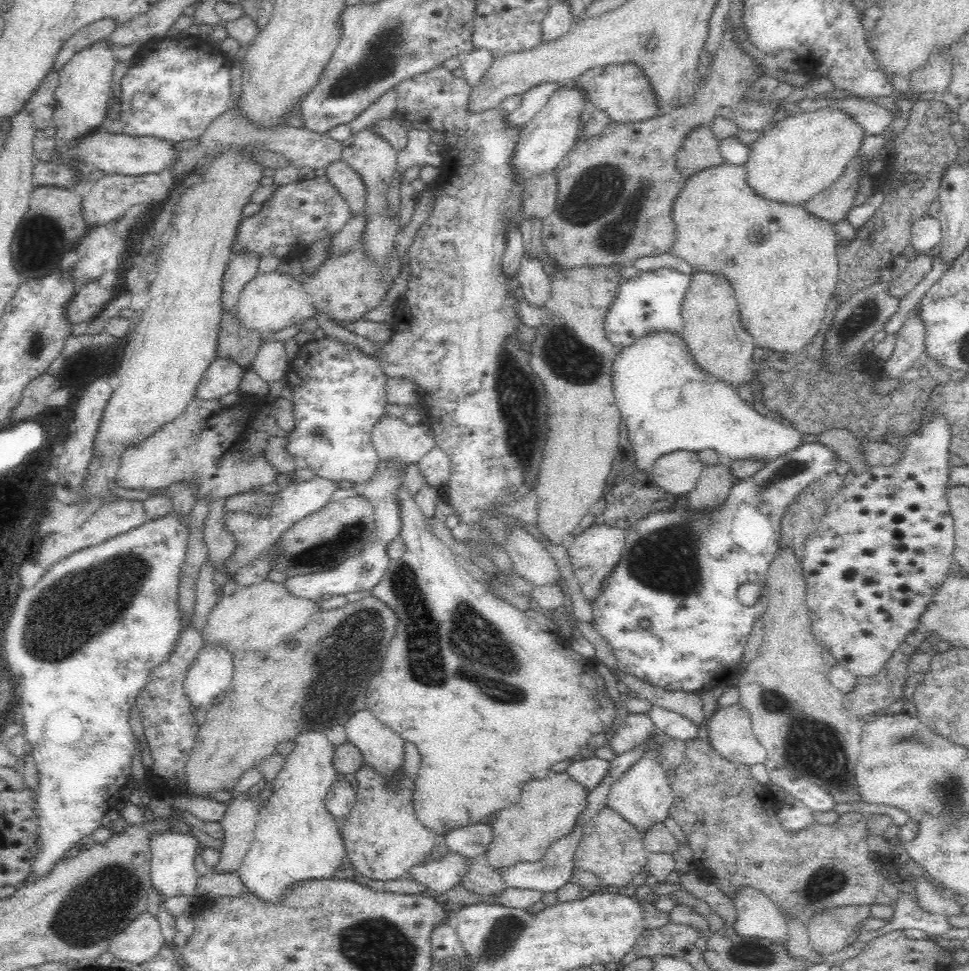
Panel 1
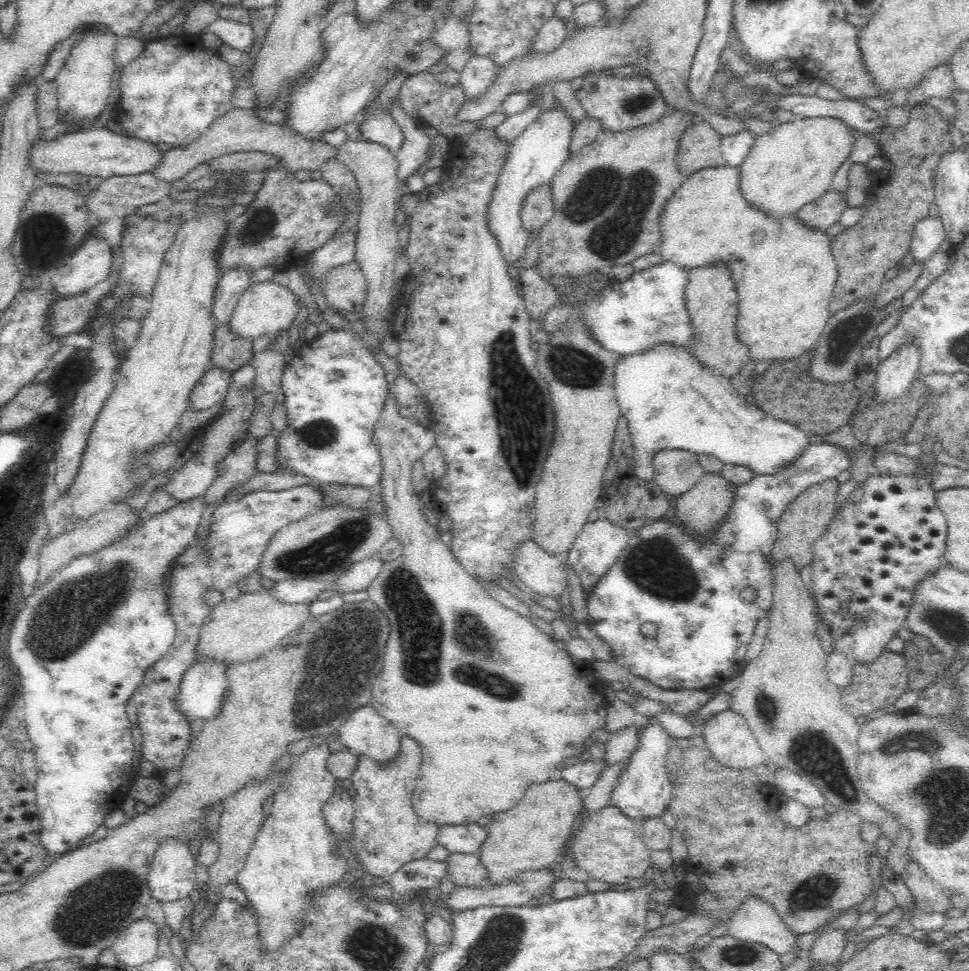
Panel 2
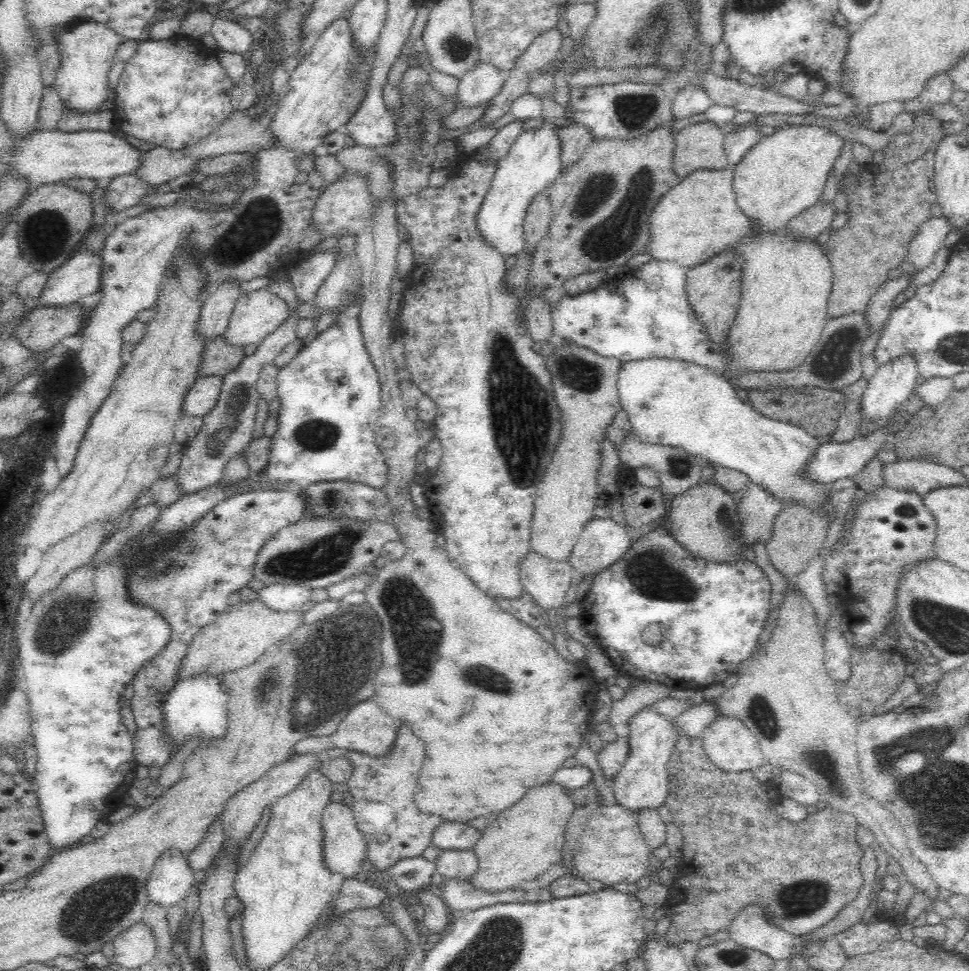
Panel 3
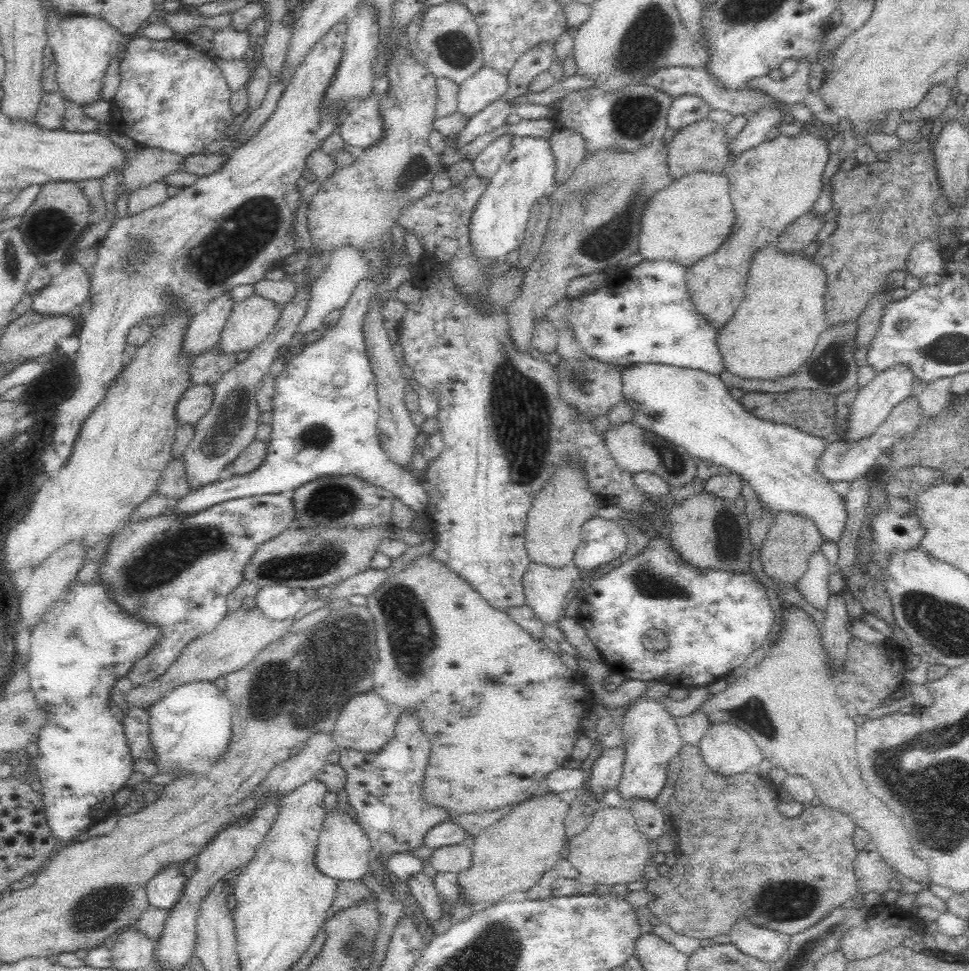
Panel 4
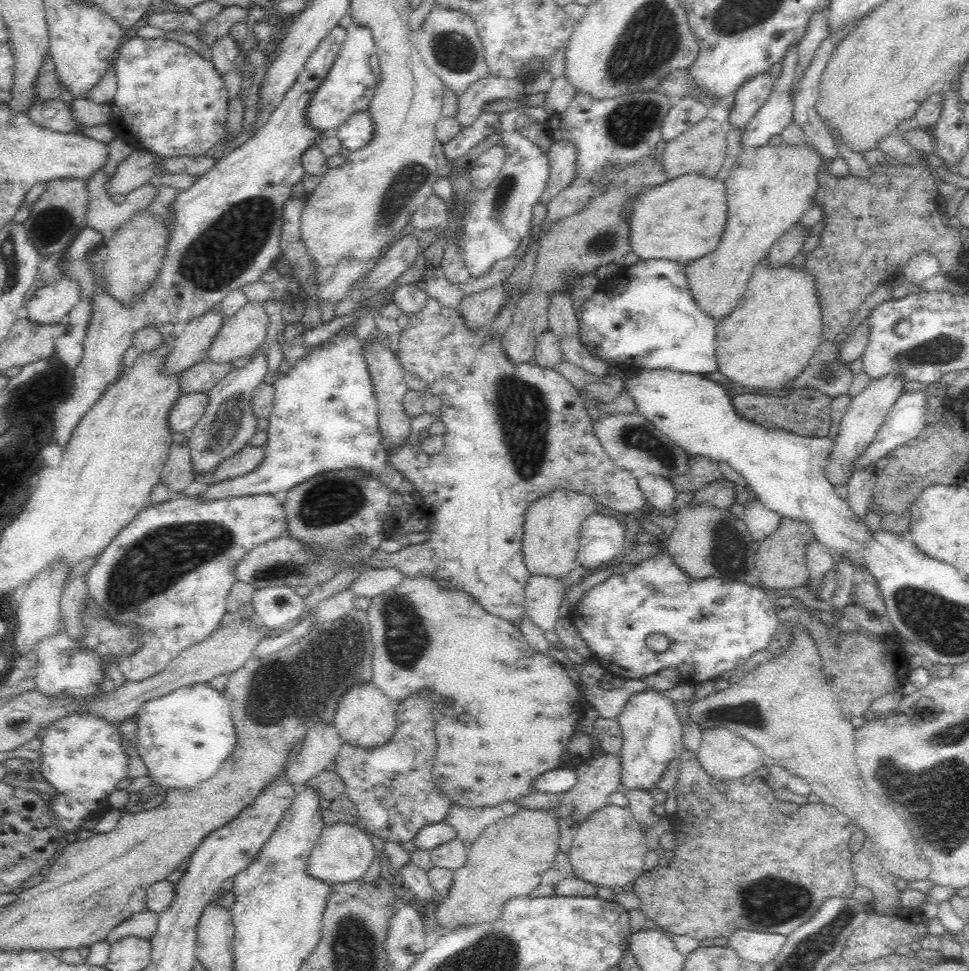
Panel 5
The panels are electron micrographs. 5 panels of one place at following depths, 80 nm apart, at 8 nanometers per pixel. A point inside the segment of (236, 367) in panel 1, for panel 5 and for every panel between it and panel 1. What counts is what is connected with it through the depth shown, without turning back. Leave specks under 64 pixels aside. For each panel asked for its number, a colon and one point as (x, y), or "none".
2: (211, 388)
3: (201, 397)
4: (195, 401)
5: (187, 410)

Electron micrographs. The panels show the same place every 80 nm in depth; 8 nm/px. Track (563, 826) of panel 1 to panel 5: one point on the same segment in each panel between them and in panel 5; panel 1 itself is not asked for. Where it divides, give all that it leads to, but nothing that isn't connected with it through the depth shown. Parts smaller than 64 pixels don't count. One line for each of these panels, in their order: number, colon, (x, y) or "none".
2: (528, 836)
3: (525, 840)
4: (512, 854)
5: (508, 859)

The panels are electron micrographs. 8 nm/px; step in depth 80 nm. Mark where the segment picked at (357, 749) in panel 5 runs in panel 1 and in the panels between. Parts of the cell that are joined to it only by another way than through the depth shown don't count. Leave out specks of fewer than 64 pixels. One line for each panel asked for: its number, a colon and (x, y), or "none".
1: (383, 837)
2: (387, 832)
3: (393, 828)
4: (385, 788)

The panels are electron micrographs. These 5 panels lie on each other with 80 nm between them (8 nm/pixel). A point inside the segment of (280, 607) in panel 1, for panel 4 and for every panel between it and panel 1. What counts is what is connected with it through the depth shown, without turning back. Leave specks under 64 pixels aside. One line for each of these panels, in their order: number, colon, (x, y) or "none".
2: (236, 631)
3: (240, 635)
4: (241, 635)

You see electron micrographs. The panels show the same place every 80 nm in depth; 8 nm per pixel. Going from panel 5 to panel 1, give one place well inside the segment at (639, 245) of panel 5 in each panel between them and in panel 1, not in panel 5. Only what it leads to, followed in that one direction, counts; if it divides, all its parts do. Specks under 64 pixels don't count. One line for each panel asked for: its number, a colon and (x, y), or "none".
1: (789, 270)
2: (784, 272)
3: (786, 283)
4: (690, 219)

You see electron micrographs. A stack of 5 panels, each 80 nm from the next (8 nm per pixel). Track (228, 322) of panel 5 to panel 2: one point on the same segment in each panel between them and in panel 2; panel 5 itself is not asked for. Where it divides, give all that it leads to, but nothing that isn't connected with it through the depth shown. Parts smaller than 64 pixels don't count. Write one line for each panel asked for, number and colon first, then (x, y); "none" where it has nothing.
2: (267, 307)
3: (257, 314)
4: (251, 321)

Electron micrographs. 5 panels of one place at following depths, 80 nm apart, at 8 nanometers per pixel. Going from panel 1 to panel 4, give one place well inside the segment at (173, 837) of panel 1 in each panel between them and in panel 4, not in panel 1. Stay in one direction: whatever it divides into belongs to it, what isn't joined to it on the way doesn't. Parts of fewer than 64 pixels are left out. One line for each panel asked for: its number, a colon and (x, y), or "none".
2: (171, 876)
3: (171, 878)
4: (163, 891)

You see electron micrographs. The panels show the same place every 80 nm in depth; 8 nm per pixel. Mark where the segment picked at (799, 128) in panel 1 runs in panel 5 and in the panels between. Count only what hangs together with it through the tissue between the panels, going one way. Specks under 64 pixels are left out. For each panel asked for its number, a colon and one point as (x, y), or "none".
2: (793, 164)
3: (784, 174)
4: (771, 185)
5: (769, 189)

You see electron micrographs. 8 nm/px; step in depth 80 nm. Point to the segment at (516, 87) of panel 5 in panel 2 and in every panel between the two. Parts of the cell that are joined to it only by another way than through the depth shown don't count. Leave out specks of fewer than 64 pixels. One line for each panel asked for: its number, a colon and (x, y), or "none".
2: (478, 73)
3: (479, 85)
4: (477, 92)

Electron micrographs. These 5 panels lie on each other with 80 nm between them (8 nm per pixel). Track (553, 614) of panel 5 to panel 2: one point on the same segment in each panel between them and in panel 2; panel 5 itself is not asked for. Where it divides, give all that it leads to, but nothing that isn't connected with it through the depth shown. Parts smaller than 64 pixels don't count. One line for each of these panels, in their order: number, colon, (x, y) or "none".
2: (543, 573)
3: (547, 581)
4: (545, 588)

